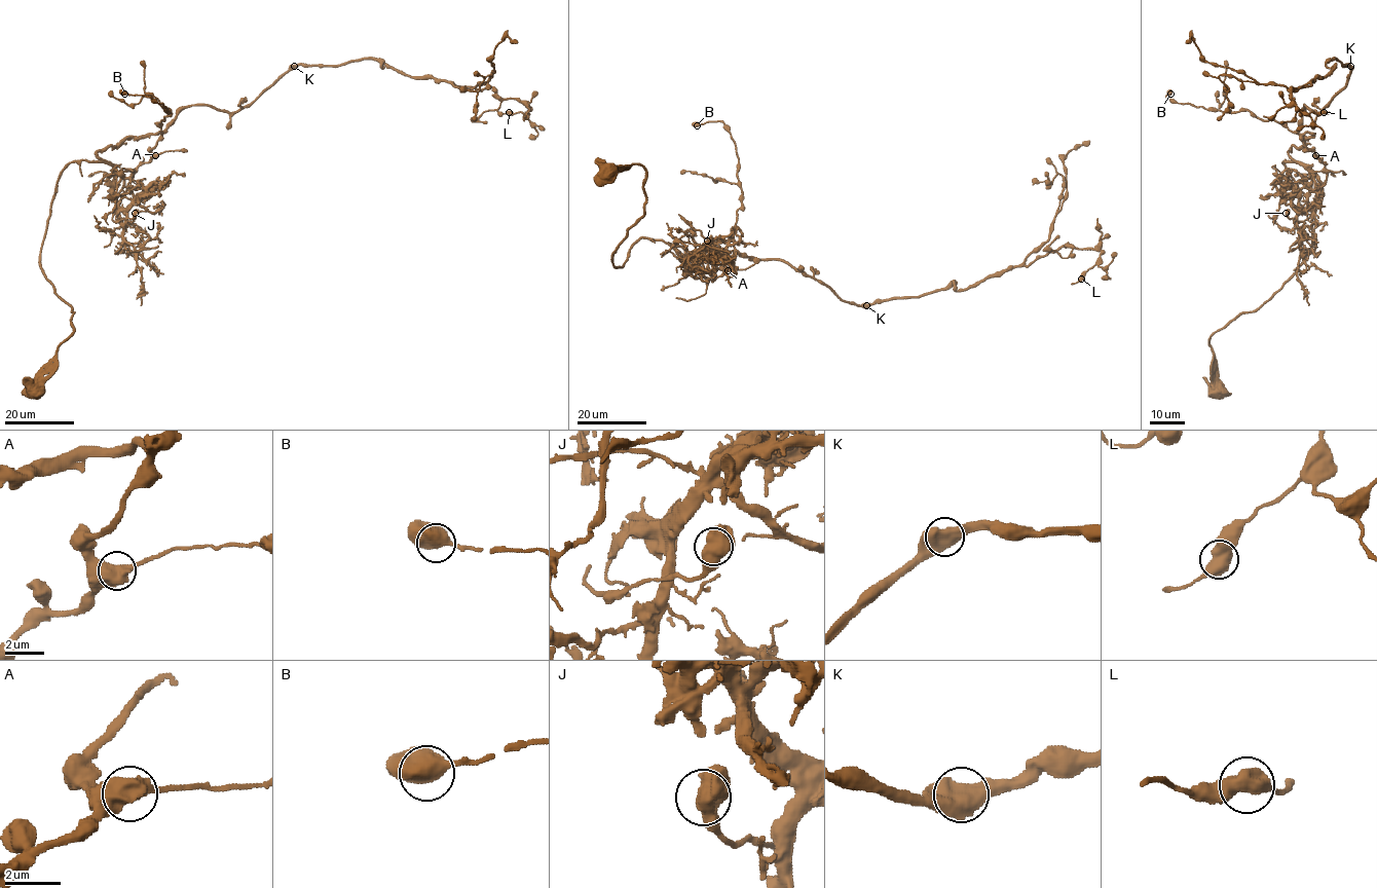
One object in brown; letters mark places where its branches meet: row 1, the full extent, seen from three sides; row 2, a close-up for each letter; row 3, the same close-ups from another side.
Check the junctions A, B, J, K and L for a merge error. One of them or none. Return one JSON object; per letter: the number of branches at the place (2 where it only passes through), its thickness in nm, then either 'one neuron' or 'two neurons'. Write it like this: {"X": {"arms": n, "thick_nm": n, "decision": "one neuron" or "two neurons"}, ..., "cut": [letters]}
{"A": {"arms": 2, "thick_nm": 650, "decision": "one neuron"}, "B": {"arms": 2, "thick_nm": 650, "decision": "one neuron"}, "J": {"arms": 2, "thick_nm": 650, "decision": "one neuron"}, "K": {"arms": 2, "thick_nm": 700, "decision": "one neuron"}, "L": {"arms": 2, "thick_nm": 700, "decision": "one neuron"}, "cut": []}

